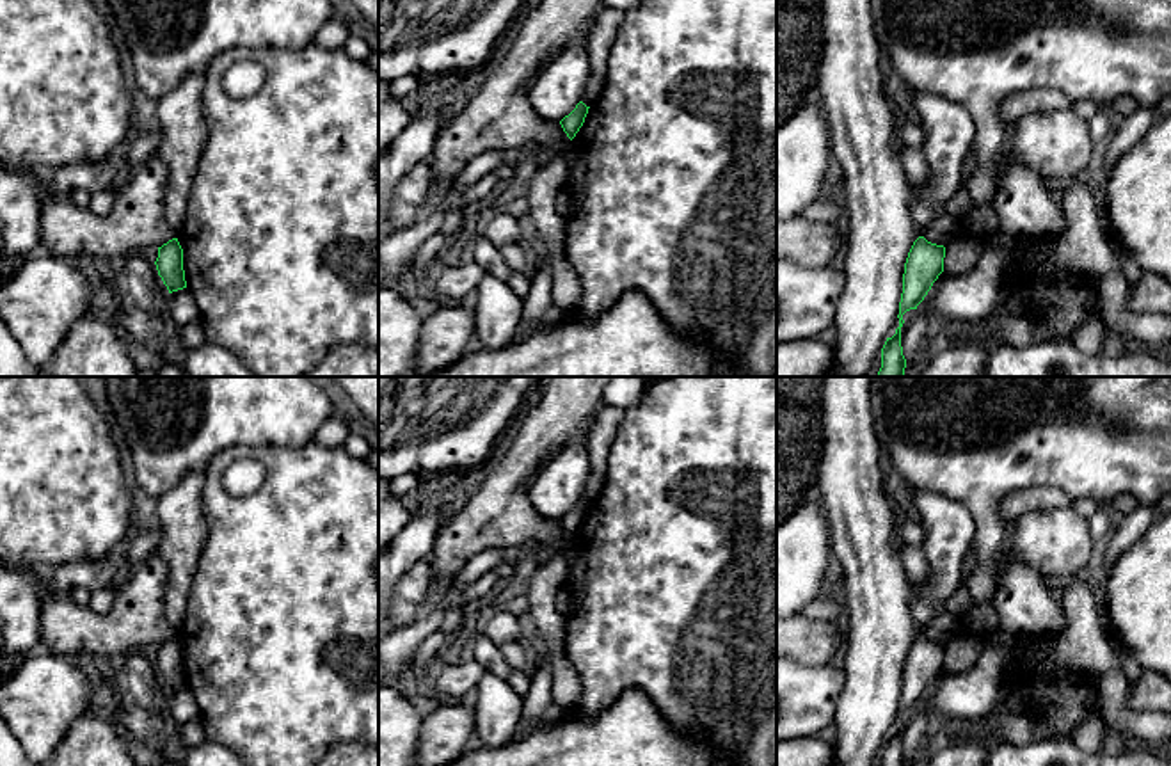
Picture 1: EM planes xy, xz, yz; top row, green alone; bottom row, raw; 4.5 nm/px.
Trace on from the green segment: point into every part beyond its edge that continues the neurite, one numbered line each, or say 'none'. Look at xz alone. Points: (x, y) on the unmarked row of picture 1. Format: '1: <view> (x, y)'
none

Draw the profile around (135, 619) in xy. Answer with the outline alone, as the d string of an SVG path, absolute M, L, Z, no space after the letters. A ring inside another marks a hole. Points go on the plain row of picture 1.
M158 553L149 555L119 588L105 615L48 595L41 611L41 649L62 656L91 654L101 661L162 645L176 636L163 606L167 578L165 560Z

